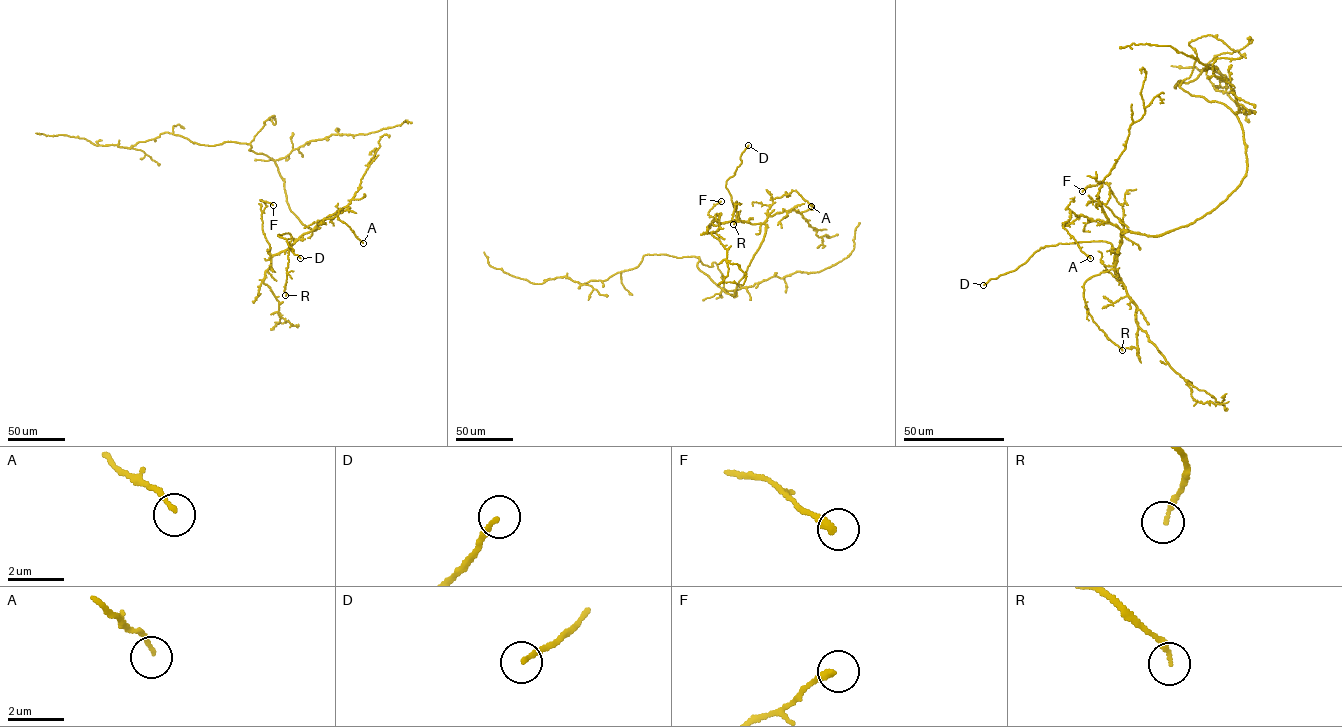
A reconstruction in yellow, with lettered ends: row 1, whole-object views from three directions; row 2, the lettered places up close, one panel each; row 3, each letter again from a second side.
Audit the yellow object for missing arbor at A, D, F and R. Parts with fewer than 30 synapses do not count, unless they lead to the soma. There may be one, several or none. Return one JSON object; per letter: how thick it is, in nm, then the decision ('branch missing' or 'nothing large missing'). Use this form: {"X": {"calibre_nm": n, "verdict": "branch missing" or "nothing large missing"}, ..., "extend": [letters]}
{"A": {"calibre_nm": 140, "verdict": "nothing large missing"}, "D": {"calibre_nm": 190, "verdict": "branch missing"}, "F": {"calibre_nm": 280, "verdict": "nothing large missing"}, "R": {"calibre_nm": 190, "verdict": "nothing large missing"}, "extend": ["D"]}

